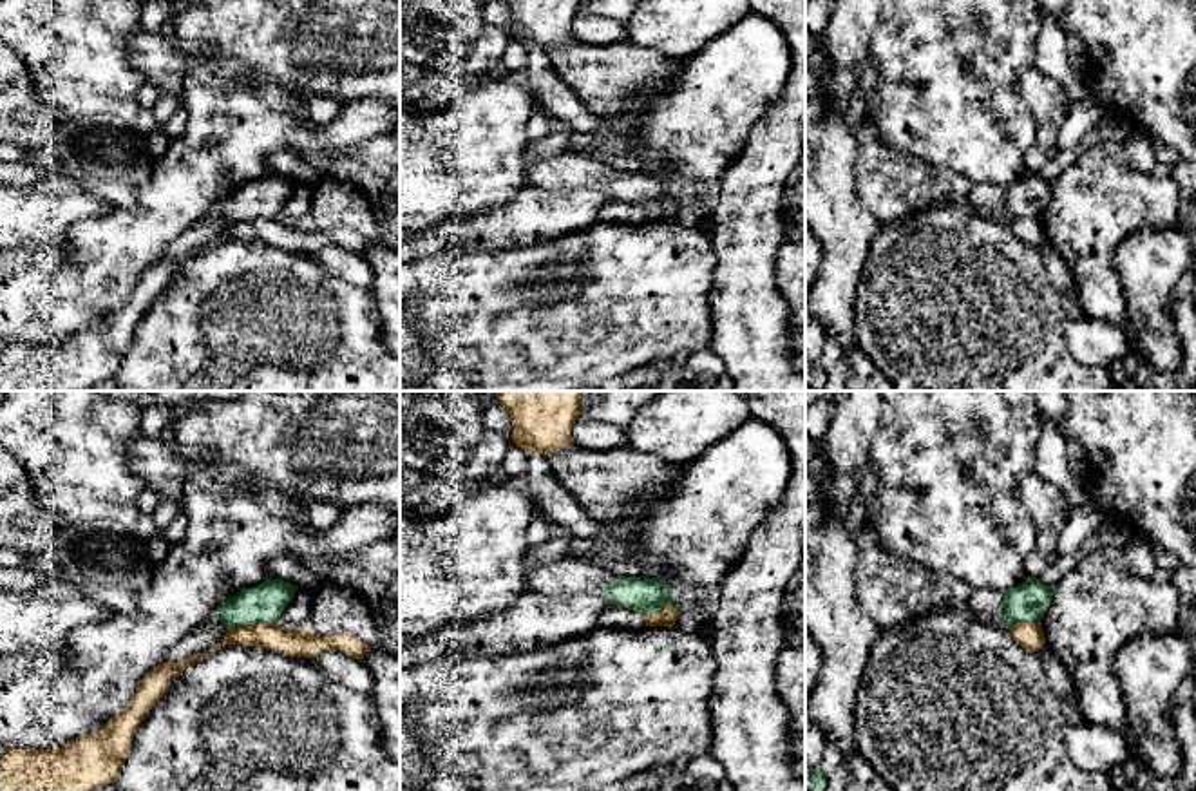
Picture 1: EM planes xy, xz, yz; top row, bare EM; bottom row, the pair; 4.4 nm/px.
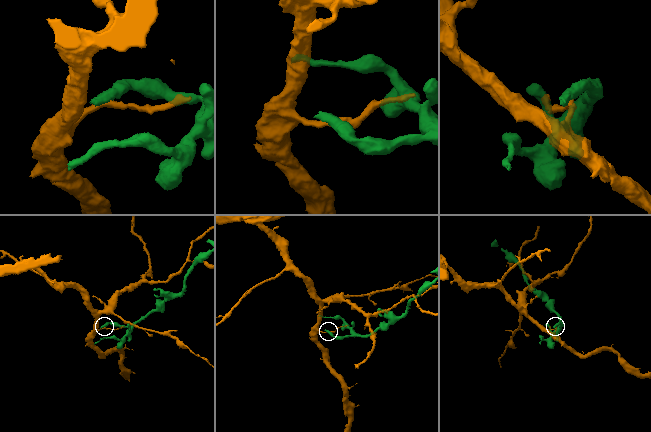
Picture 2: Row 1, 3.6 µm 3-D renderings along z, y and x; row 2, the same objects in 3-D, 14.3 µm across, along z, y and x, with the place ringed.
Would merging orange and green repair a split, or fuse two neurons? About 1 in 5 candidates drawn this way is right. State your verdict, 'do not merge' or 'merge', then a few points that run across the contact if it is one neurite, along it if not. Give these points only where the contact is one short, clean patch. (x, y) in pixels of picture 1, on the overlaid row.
do not merge

